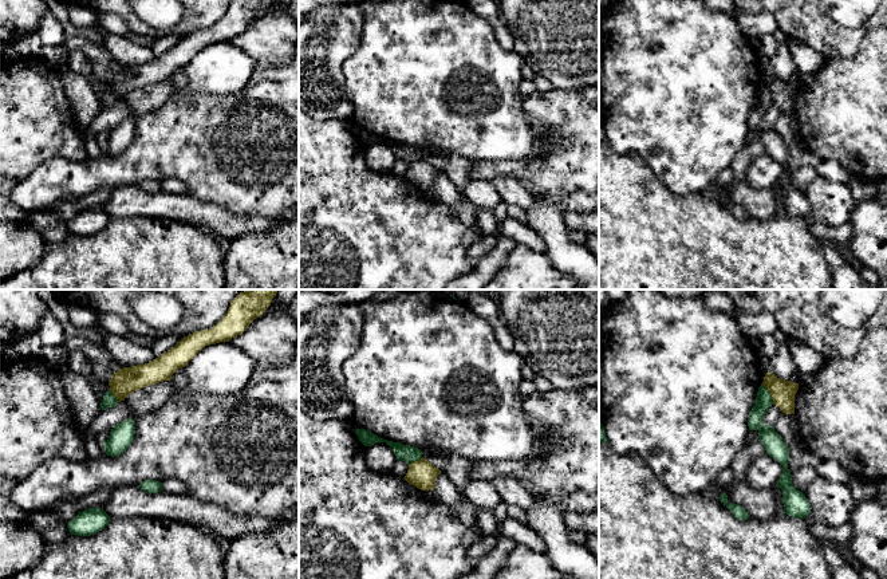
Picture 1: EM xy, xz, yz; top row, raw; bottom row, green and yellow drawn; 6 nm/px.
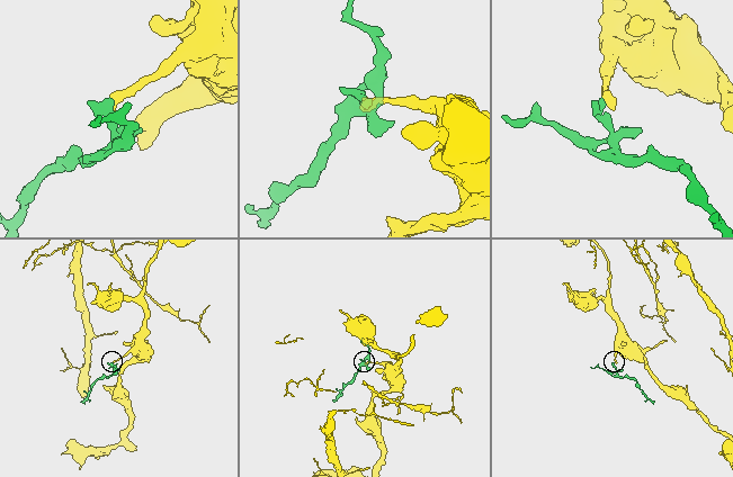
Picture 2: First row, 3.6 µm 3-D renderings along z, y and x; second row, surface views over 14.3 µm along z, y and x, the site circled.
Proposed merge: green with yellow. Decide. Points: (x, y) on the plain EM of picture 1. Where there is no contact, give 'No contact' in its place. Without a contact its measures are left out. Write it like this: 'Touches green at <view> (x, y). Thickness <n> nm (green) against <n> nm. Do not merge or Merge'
Touches green at yz (769, 93). Thickness 100 nm (green) against 150 nm. Do not merge

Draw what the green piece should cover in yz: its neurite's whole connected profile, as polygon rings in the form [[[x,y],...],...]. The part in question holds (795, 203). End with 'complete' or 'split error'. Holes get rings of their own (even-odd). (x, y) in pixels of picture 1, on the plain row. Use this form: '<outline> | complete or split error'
[[[761,84],[757,91],[756,103],[749,113],[748,126],[749,130],[758,131],[758,138],[766,153],[782,165],[782,173],[776,185],[782,190],[782,210],[791,217],[805,218],[811,213],[811,206],[805,194],[792,184],[792,174],[788,169],[789,147],[773,126],[765,125],[762,121],[772,105],[770,92]]] | complete

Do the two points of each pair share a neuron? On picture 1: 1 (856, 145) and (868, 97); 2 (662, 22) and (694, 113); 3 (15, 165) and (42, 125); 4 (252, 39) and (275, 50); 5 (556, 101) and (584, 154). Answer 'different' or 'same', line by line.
1: same
2: same
3: same
4: same
5: same

